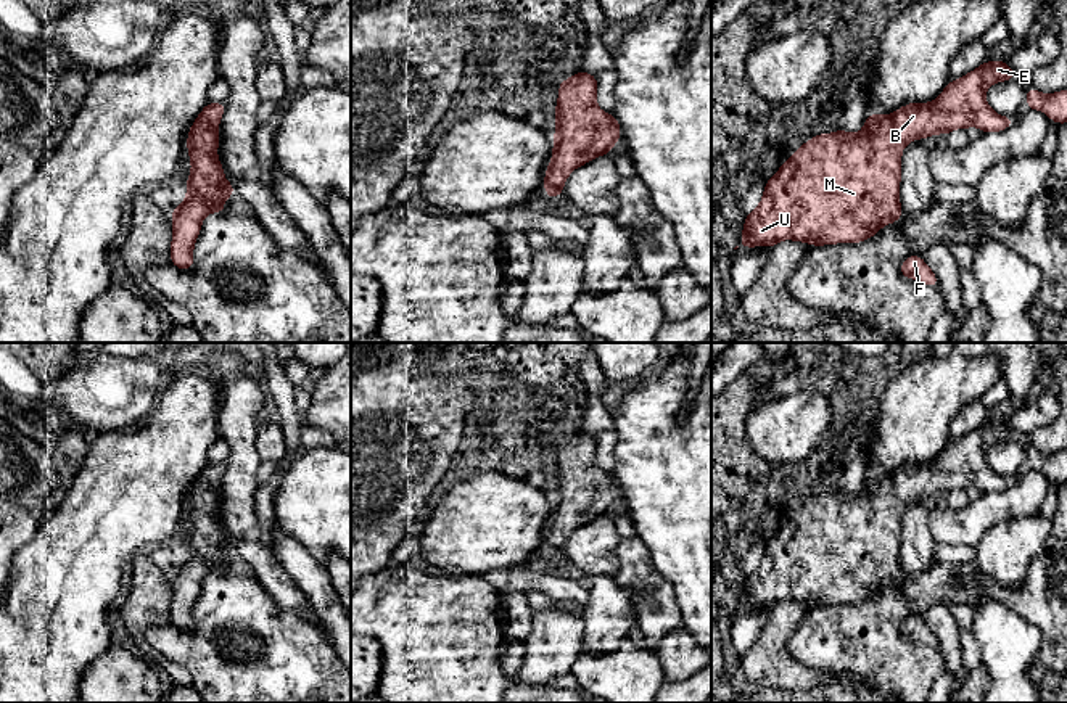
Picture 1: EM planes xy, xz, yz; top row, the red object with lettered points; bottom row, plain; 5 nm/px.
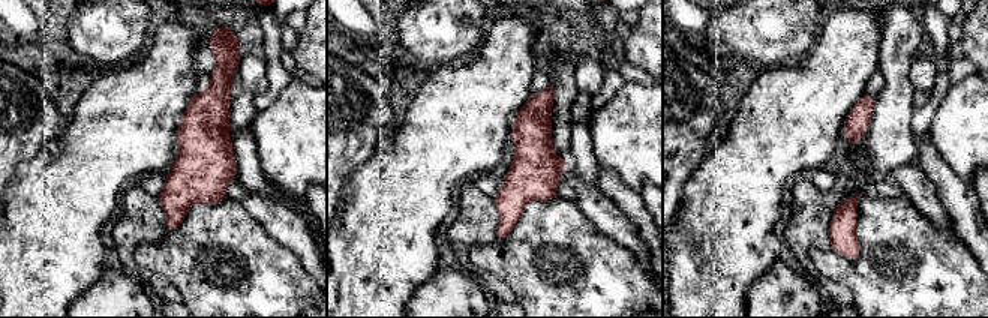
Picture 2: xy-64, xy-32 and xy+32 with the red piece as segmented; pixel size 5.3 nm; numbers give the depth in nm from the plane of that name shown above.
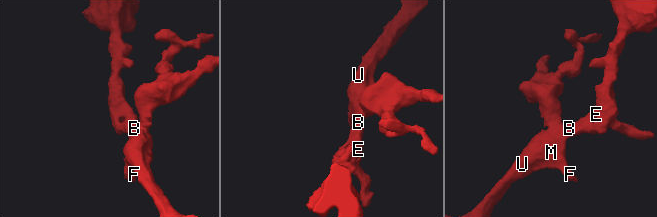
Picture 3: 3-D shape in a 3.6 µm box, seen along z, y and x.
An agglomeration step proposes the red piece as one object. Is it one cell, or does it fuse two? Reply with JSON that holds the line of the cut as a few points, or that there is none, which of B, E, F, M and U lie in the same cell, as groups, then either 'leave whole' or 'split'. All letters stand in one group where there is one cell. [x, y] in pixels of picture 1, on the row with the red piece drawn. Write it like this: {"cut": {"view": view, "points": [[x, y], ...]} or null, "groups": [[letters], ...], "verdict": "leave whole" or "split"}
{"cut": null, "groups": [["B", "E", "F", "M", "U"]], "verdict": "leave whole"}

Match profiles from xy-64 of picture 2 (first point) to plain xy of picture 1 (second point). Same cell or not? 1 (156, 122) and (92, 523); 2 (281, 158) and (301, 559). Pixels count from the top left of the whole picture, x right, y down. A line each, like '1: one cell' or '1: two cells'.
1: one cell
2: two cells

